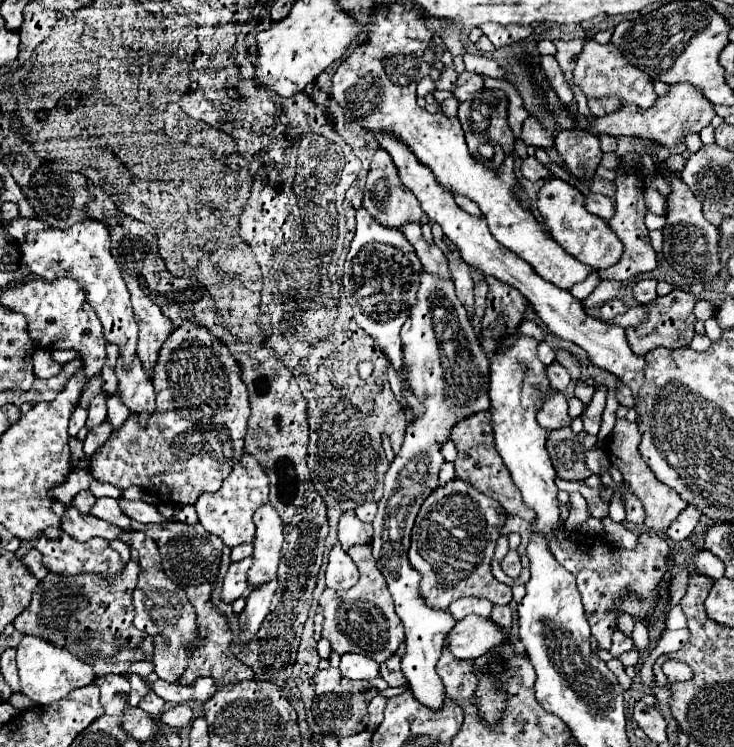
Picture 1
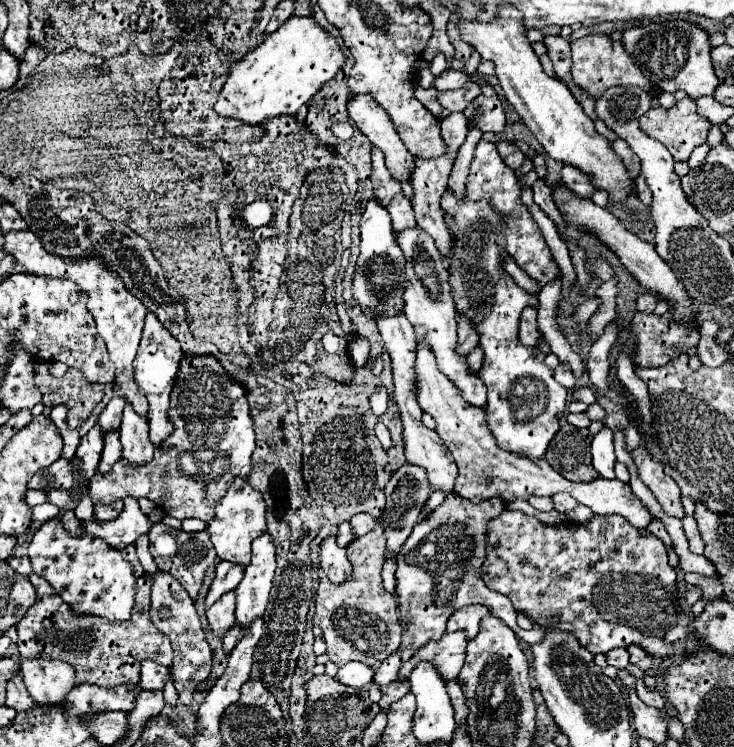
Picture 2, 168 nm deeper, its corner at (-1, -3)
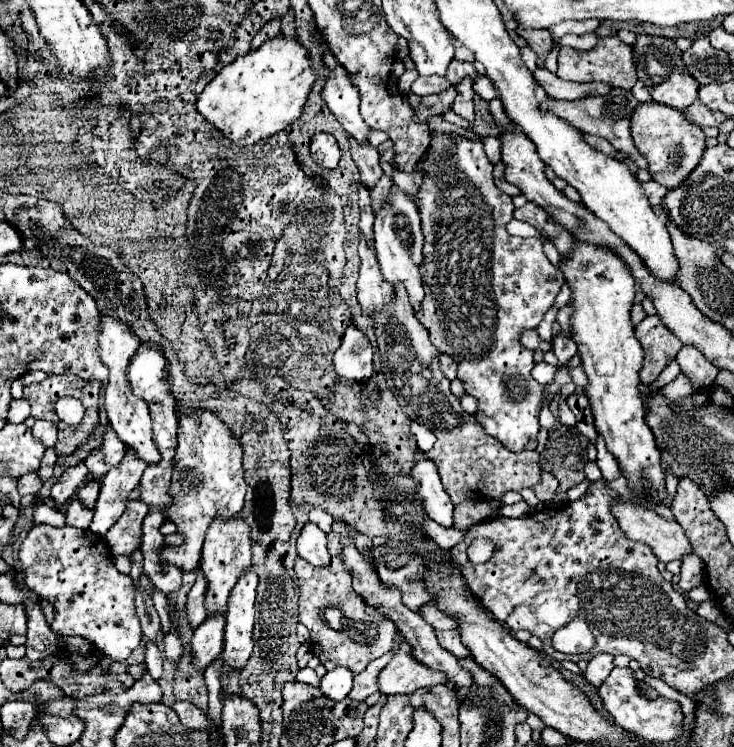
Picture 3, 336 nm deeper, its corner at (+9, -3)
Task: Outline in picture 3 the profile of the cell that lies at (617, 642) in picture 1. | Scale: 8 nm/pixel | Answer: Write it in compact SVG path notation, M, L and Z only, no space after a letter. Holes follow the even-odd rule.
M596 654L596 656L588 662L588 668L584 670L584 678L588 680L590 686L594 686L594 688L600 688L600 686L602 686L602 682L604 682L606 676L610 674L610 670L614 668L612 660L614 660L612 654Z

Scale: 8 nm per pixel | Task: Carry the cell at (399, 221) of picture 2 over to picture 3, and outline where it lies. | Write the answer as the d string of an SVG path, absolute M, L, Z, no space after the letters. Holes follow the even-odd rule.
M382 174L380 180L374 184L374 188L370 190L370 198L372 198L372 208L374 210L380 210L388 192L390 192L390 186L392 186L392 178L388 174Z

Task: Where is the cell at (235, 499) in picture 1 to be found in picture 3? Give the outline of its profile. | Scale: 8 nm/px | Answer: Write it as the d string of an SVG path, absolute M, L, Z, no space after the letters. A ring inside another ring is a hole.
M216 518L206 532L206 542L202 548L202 562L200 562L200 568L208 582L206 598L204 598L208 616L214 616L214 614L226 616L226 604L228 604L230 592L236 586L236 582L240 580L242 572L246 572L246 568L250 568L250 558L252 558L252 554L250 554L248 524L242 518L230 518L230 520Z

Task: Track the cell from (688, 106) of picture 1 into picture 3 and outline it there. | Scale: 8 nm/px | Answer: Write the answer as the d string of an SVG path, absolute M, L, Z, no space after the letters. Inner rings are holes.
M658 102L638 104L630 122L634 144L638 152L648 160L648 172L654 182L662 184L668 190L674 190L686 180L696 164L700 164L706 148L706 136L700 126L688 122L680 110Z

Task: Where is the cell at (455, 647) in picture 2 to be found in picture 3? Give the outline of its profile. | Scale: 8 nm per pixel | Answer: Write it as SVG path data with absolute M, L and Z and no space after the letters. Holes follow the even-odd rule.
M400 642L400 648L394 652L392 660L378 674L378 688L386 696L410 694L418 688L432 686L432 684L444 684L444 682L446 682L446 676L442 672L426 668L424 664L412 658L406 642Z

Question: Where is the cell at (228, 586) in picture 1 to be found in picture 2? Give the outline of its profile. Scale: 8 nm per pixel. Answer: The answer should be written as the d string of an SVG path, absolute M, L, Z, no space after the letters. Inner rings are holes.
M234 590L226 592L220 600L216 600L216 604L212 604L212 608L208 608L206 616L208 616L210 628L218 636L224 636L228 632L228 628L236 622L234 608L236 608L236 594L234 594Z

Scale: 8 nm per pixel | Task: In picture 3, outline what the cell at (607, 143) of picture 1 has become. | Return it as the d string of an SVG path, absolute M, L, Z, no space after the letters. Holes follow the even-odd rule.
M518 26L518 34L528 42L528 46L538 54L537 66L539 68L544 67L544 56L552 50L552 36L550 36L550 30L544 30L544 28L522 28Z

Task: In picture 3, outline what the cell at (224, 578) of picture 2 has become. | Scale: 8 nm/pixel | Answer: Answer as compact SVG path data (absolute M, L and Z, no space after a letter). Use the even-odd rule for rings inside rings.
M198 574L192 590L188 592L188 602L186 602L186 614L192 628L198 628L206 620L204 594L206 594L206 580L202 574Z

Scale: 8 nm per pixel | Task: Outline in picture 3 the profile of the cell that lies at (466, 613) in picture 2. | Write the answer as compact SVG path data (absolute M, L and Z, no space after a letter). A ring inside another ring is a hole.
M454 628L454 630L448 630L448 632L436 632L436 636L438 636L440 646L446 648L446 650L448 650L450 654L454 654L456 658L466 658L466 656L470 654L468 648L462 646L462 642L460 642L460 634L458 634L456 628Z

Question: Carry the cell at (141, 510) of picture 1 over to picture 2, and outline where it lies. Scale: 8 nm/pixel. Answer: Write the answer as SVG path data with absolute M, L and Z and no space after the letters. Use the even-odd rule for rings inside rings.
M114 500L110 504L94 504L94 516L98 520L116 520L122 514L124 502L122 500Z

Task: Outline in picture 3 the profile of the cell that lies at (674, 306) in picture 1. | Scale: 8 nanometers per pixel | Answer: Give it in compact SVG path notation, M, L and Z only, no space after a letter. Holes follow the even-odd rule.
M646 316L636 326L636 338L642 342L646 352L644 366L640 370L640 382L652 384L658 374L676 358L684 344L662 324L658 316Z

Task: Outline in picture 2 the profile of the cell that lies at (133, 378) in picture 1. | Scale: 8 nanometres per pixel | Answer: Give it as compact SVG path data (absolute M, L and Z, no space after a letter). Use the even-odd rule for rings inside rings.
M132 404L124 406L122 424L120 424L120 440L124 446L122 458L130 464L146 464L152 460L154 444L148 438L148 420L134 412Z

